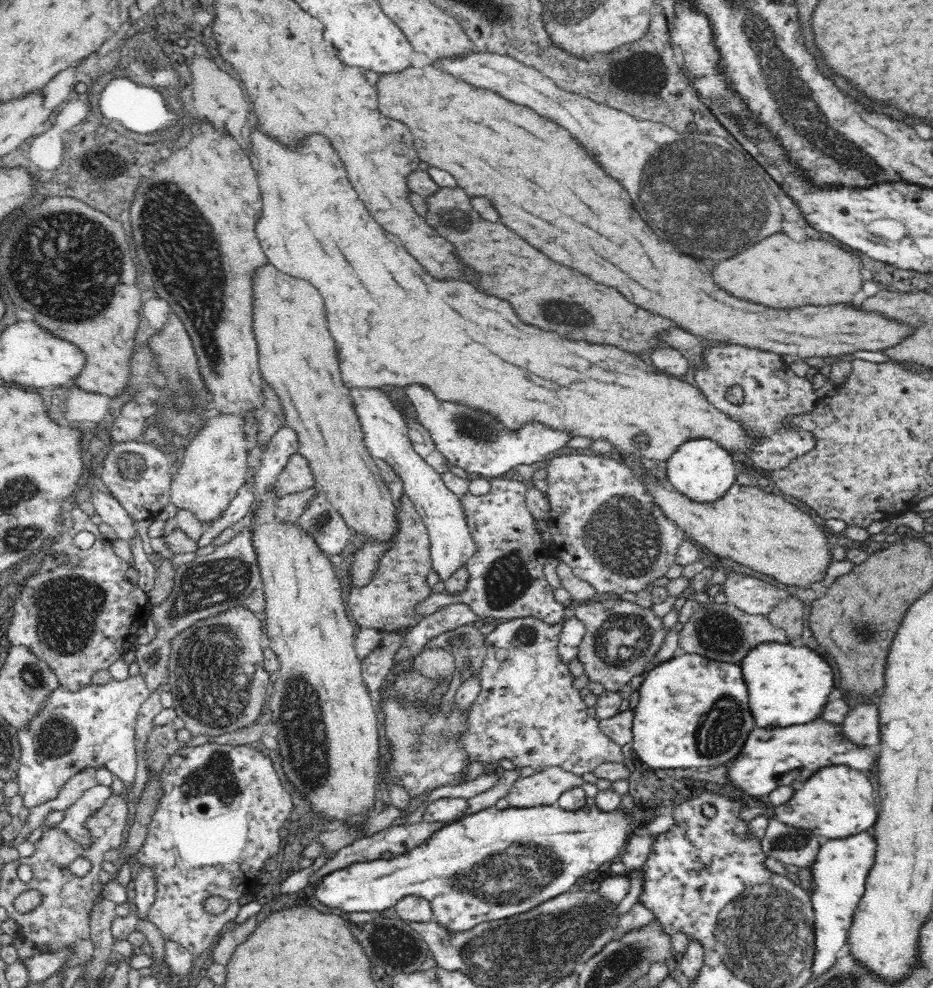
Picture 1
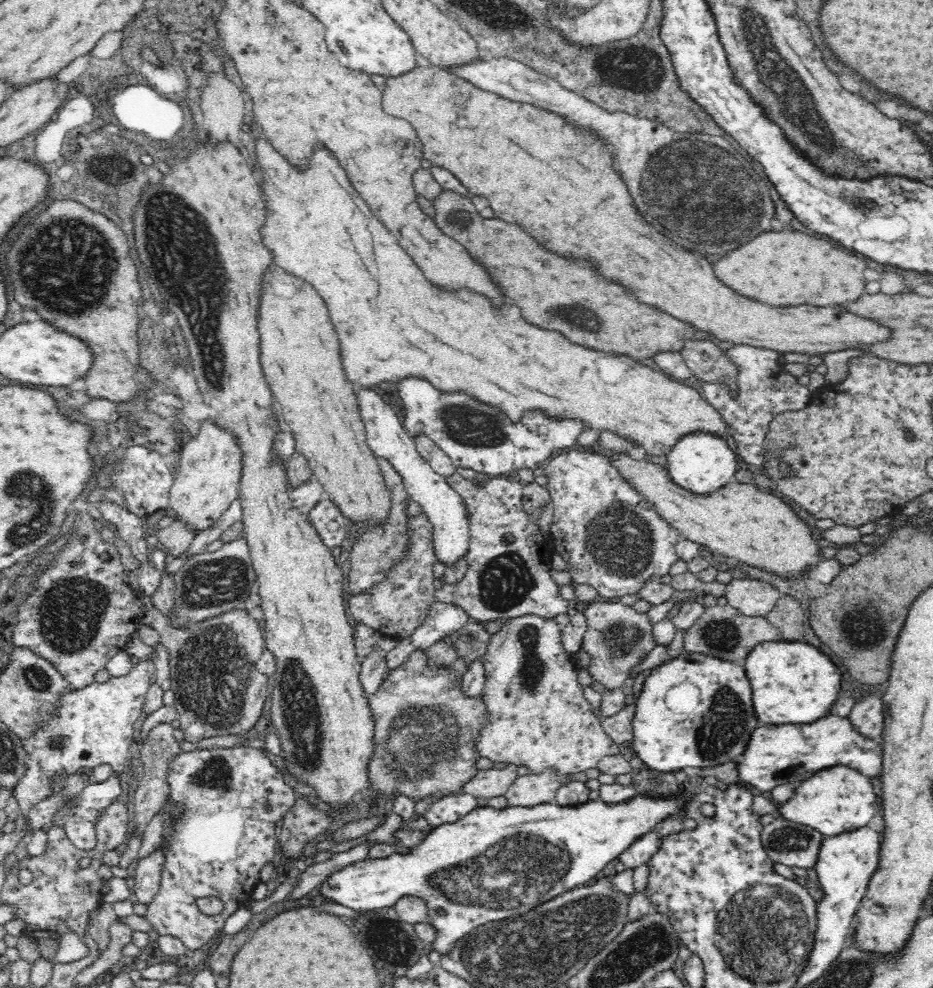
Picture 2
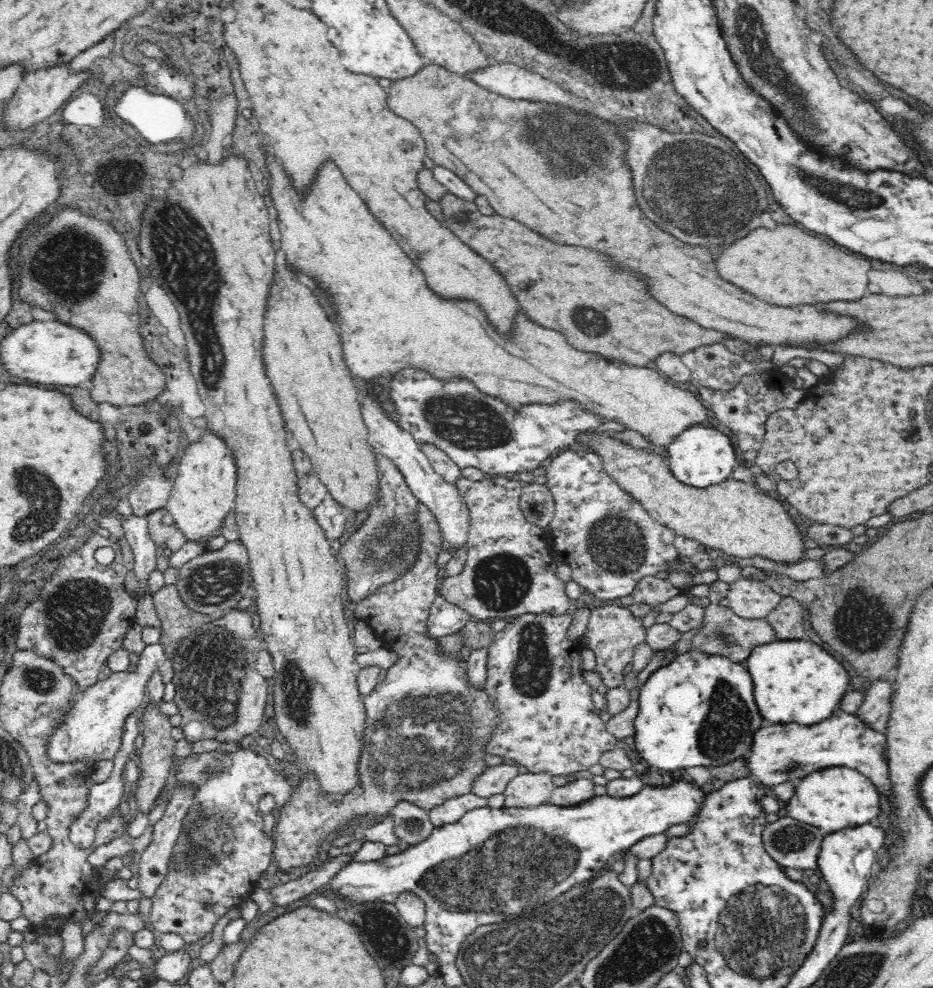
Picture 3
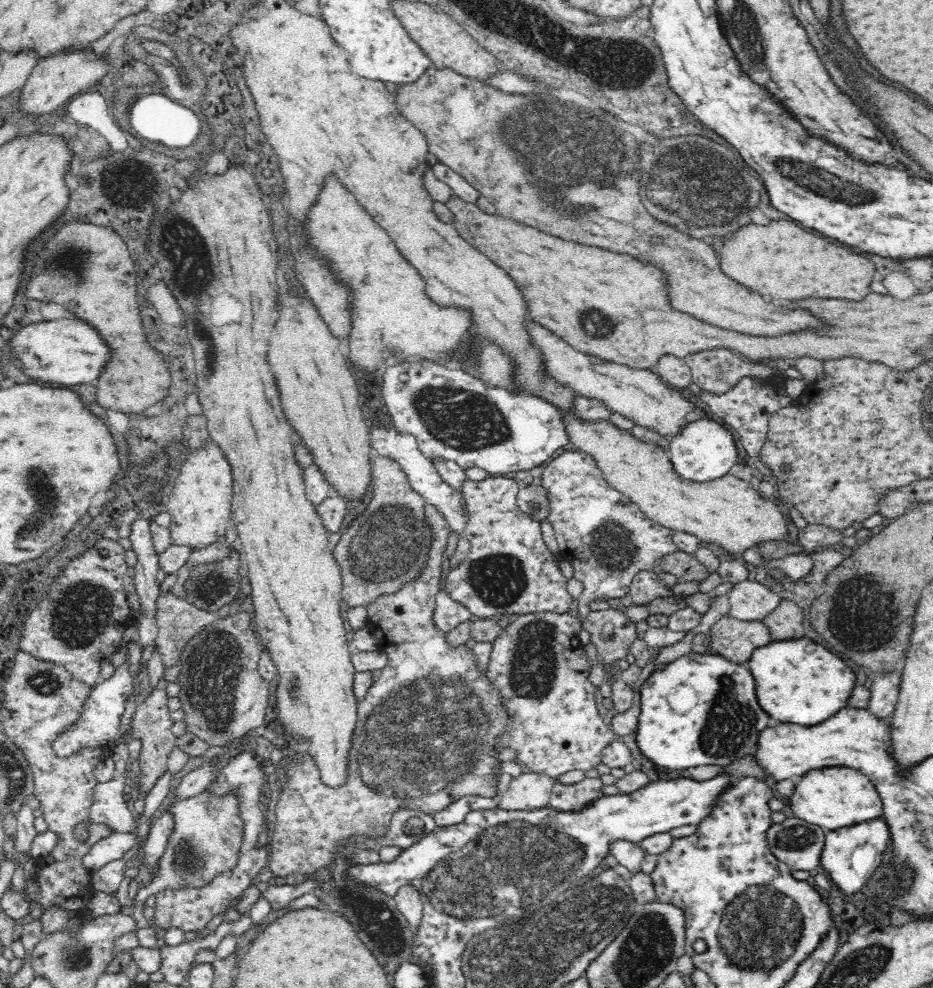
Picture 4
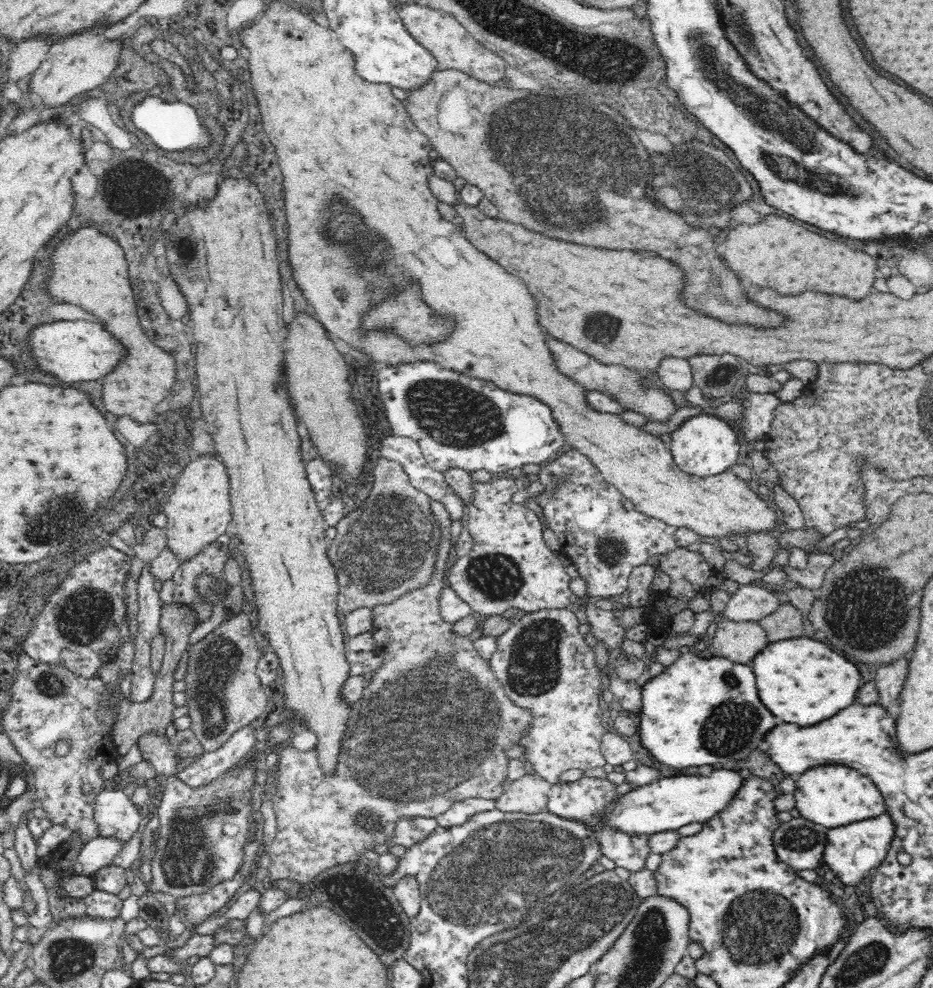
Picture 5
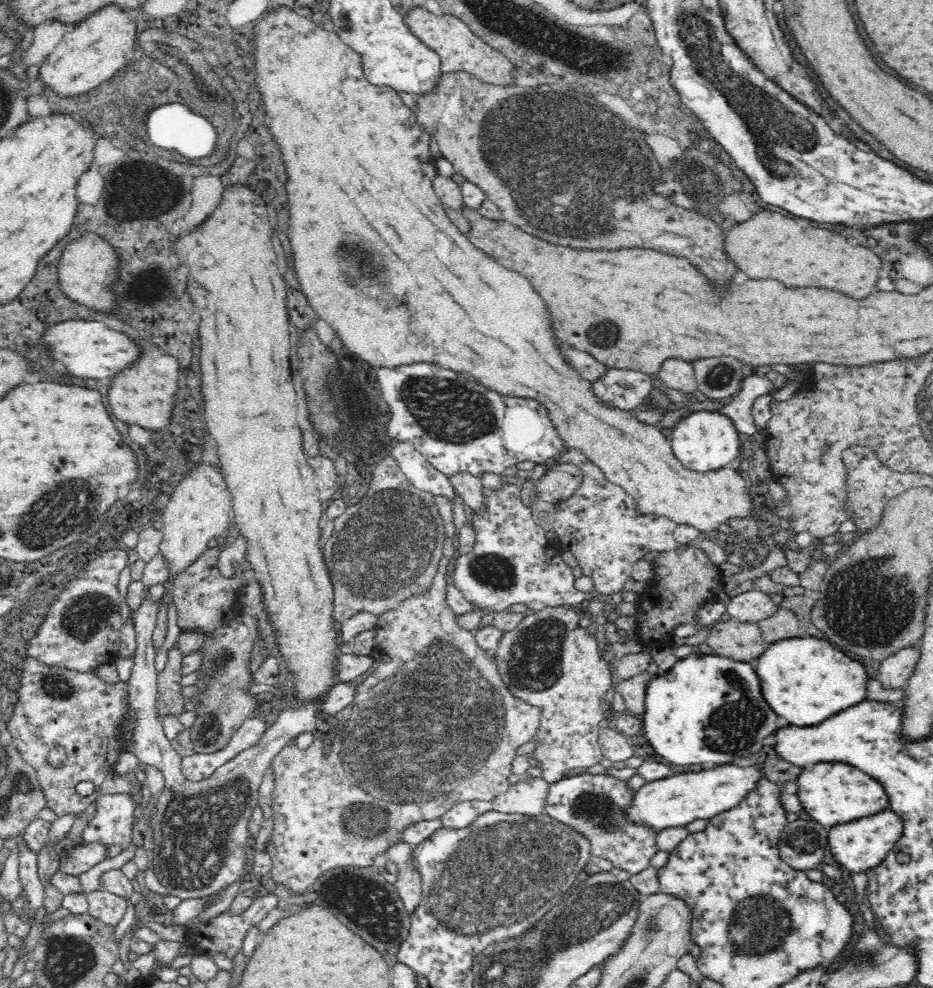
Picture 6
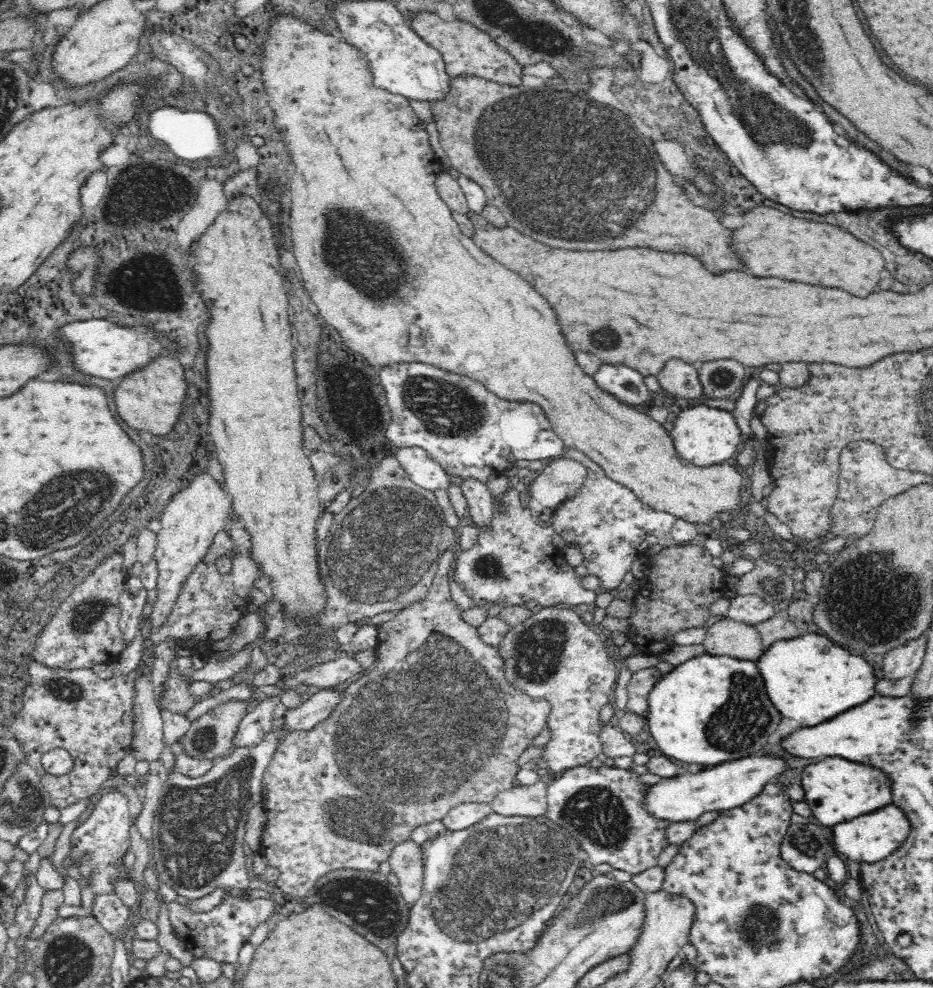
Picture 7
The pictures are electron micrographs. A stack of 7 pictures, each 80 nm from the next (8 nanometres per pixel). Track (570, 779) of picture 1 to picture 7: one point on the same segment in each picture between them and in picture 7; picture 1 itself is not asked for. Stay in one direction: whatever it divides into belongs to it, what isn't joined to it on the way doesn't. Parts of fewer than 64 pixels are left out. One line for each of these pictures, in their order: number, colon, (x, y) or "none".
2: (530, 790)
3: (528, 790)
4: (530, 791)
5: (528, 794)
6: (525, 798)
7: (531, 801)

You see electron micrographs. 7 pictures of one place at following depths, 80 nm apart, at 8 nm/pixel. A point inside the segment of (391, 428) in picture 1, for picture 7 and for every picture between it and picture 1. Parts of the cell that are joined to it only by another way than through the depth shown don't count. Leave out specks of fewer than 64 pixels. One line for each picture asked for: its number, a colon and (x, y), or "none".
2: (386, 437)
3: (442, 498)
4: (423, 475)
5: (405, 451)
6: (419, 471)
7: (425, 471)

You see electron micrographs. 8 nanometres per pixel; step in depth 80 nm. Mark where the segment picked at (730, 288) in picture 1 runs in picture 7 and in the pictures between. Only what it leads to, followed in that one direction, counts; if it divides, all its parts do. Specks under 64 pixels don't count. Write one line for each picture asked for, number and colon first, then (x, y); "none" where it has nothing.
2: (786, 268)
3: (785, 266)
4: (780, 259)
5: (776, 251)
6: (768, 245)
7: (813, 252)

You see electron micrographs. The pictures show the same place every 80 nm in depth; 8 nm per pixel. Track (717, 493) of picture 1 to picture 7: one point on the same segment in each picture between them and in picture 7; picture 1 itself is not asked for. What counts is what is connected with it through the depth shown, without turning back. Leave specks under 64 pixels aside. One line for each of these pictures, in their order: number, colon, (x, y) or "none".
2: (701, 461)
3: (700, 455)
4: (703, 450)
5: (705, 445)
6: (703, 440)
7: (704, 435)

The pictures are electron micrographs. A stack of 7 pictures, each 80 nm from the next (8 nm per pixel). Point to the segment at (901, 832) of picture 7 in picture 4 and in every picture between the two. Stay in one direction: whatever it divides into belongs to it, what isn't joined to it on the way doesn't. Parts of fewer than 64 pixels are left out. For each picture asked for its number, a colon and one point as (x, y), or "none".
4: (851, 855)
5: (852, 851)
6: (856, 846)

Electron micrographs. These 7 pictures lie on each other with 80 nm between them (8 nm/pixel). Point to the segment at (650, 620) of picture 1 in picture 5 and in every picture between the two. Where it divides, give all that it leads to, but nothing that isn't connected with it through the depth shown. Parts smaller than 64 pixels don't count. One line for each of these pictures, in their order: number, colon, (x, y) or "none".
2: (617, 638)
3: (613, 633)
4: (610, 631)
5: (605, 626)

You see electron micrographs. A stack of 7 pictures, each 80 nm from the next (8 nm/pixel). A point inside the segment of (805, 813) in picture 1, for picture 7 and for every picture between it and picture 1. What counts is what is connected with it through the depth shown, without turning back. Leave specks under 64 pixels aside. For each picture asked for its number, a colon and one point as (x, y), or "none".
2: (837, 799)
3: (834, 798)
4: (831, 797)
5: (832, 795)
6: (834, 793)
7: (838, 790)

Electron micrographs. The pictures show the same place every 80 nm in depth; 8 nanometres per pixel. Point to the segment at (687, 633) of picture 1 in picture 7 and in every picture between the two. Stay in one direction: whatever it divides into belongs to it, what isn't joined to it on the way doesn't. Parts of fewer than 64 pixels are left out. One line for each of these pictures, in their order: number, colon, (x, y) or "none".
2: (721, 631)
3: (725, 634)
4: (733, 639)
5: (738, 641)
6: (740, 641)
7: (727, 636)

